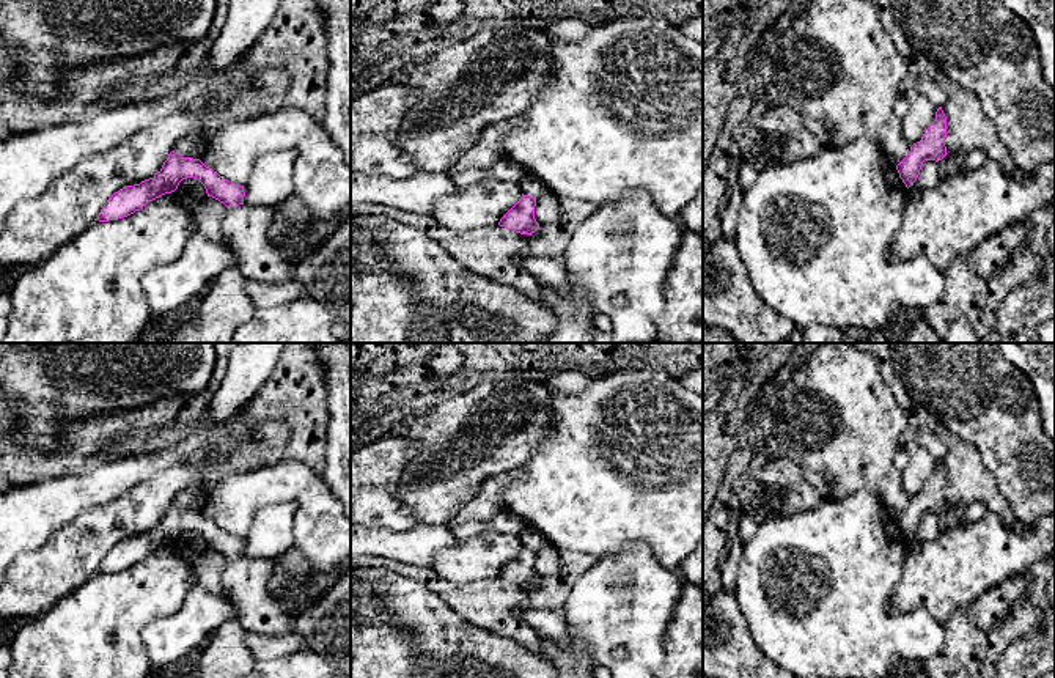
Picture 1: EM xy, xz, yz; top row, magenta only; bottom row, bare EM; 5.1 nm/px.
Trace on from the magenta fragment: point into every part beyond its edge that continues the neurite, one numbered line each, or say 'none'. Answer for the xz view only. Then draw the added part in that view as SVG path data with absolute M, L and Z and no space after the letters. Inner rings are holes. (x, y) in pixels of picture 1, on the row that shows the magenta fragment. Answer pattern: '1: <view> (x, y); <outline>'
none

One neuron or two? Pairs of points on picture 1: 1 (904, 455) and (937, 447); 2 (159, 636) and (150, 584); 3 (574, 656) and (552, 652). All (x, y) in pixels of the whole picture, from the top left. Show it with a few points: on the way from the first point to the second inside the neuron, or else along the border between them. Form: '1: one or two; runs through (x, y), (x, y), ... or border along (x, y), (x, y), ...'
1: one; runs through (912, 447), (915, 444), (930, 444)
2: two; border along (184, 596), (176, 611), (143, 631), (147, 656)
3: one; runs through (569, 656), (557, 655)

